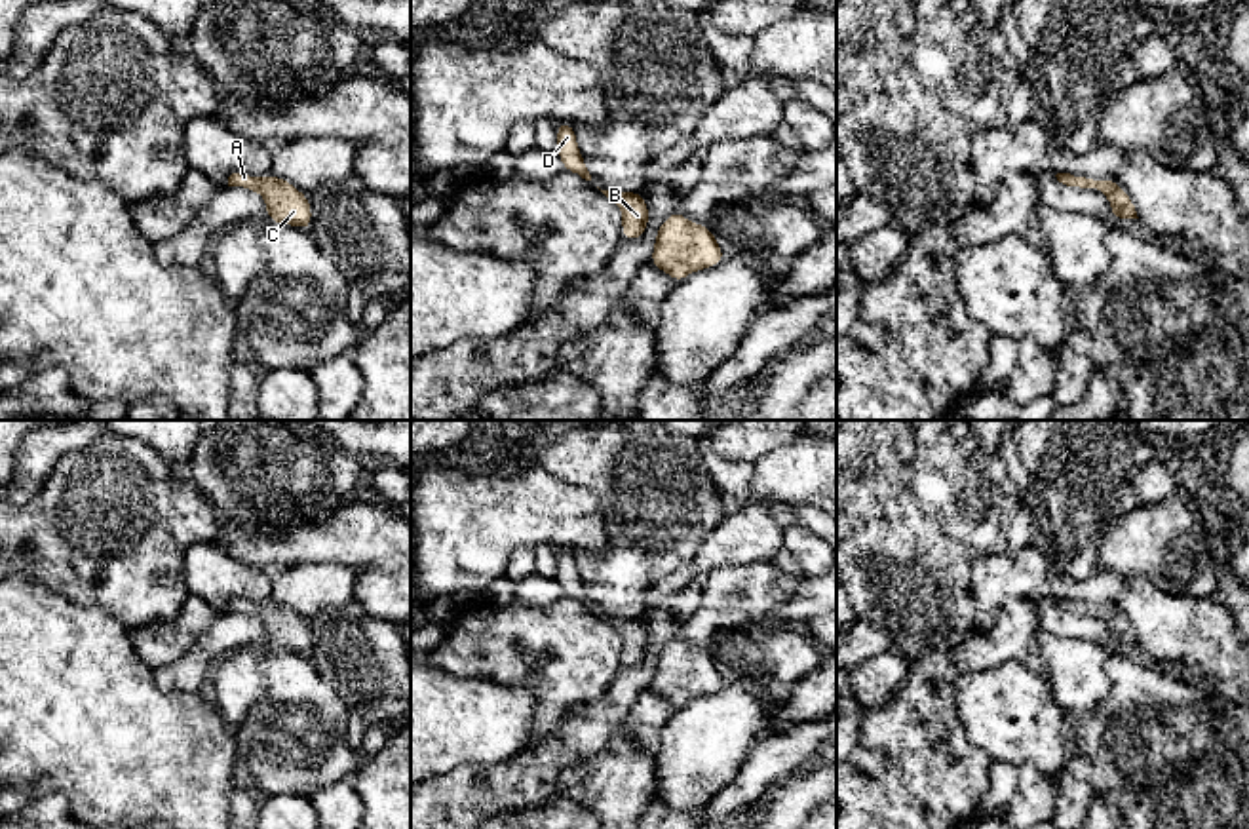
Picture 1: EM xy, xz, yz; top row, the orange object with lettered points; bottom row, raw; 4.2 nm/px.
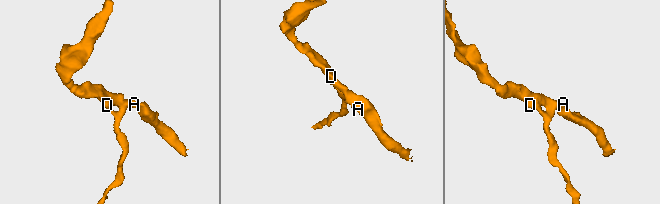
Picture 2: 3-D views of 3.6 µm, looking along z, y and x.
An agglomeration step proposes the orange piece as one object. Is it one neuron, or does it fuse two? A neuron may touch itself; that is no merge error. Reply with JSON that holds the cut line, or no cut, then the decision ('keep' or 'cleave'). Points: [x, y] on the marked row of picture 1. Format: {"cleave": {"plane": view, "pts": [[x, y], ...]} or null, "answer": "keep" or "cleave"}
{"cleave": null, "answer": "keep"}

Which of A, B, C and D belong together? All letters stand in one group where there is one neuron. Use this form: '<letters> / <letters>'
A B C D

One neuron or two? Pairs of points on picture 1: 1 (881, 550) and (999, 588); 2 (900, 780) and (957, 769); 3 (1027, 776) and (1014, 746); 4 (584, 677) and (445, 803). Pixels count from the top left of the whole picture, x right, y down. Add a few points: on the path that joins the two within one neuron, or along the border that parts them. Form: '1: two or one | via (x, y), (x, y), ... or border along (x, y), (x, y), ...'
1: two | border along (1004, 552), (983, 556), (974, 565), (976, 609)
2: one | via (913, 780), (943, 774)
3: two | border along (1018, 765), (1033, 761), (1056, 778)
4: two | border along (569, 715), (548, 736), (527, 746)

